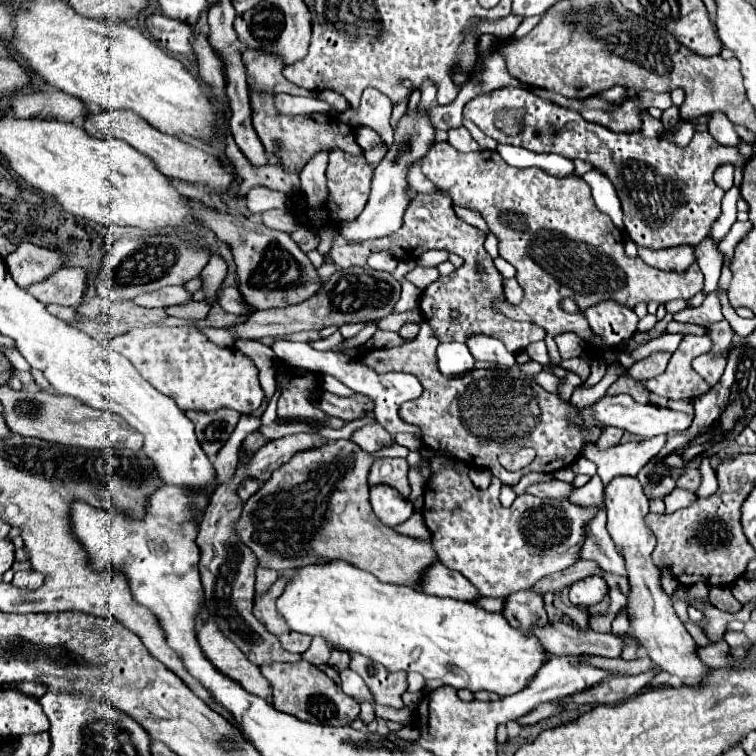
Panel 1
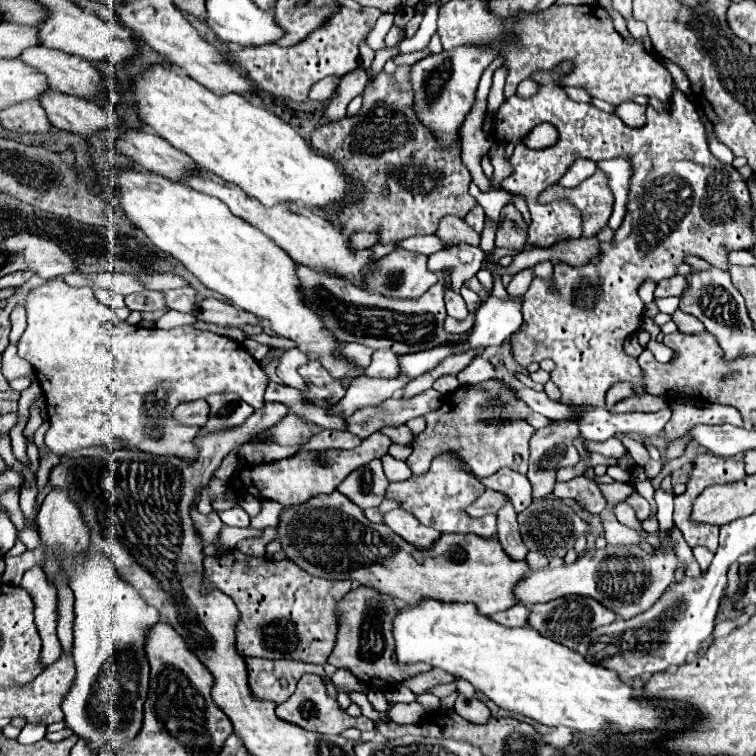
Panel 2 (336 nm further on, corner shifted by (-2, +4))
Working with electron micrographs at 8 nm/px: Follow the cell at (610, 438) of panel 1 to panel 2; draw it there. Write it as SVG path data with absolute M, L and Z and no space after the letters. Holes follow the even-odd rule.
M612 386L612 390L606 394L606 408L614 408L620 400L632 396L632 386Z

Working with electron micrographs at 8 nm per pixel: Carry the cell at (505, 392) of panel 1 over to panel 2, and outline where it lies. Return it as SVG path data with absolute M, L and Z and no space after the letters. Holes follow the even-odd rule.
M490 378L476 386L460 386L444 396L444 402L438 410L424 414L426 430L414 438L414 452L408 456L406 464L414 476L422 476L428 472L428 466L438 450L456 450L464 458L468 468L480 478L492 476L500 468L512 468L520 474L526 474L530 438L536 432L524 420L524 416L530 414L532 408L498 378ZM514 454L520 454L524 458L520 466L514 466Z

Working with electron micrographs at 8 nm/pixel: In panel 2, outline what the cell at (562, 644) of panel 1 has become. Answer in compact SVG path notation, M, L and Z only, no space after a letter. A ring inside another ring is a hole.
M516 604L508 610L502 610L502 612L496 612L492 616L492 620L504 624L504 626L528 626L528 616L530 616L530 608L528 606L522 606L522 604Z

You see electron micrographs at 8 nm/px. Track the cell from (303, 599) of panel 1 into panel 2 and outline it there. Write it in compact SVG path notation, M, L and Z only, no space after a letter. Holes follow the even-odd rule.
M422 598L416 604L406 604L398 608L392 620L396 658L402 664L424 662L432 668L450 672L456 678L468 680L476 690L486 694L494 704L504 710L524 714L546 726L568 726L578 732L608 730L612 734L632 734L642 730L664 730L664 720L668 714L662 708L652 706L650 700L634 698L632 688L618 680L618 674L602 666L586 662L576 650L570 650L534 628L506 628L492 618L478 612L474 604L460 602L440 602L434 598Z

